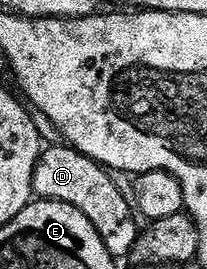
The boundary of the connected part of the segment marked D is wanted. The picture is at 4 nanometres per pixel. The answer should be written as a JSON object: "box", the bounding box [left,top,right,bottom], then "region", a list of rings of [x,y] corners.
{"box":[32,144,130,251],"region":[[[63,144],[56,145],[53,149],[45,148],[41,152],[40,159],[36,163],[36,170],[32,176],[32,192],[37,198],[45,201],[61,201],[67,205],[73,205],[75,209],[80,210],[85,217],[92,220],[96,230],[100,232],[100,236],[105,238],[108,248],[116,251],[124,241],[124,236],[128,233],[128,205],[130,209],[130,201],[120,194],[118,186],[112,182],[113,174],[101,165],[97,165],[84,154],[80,154],[78,150],[65,147]]]}

